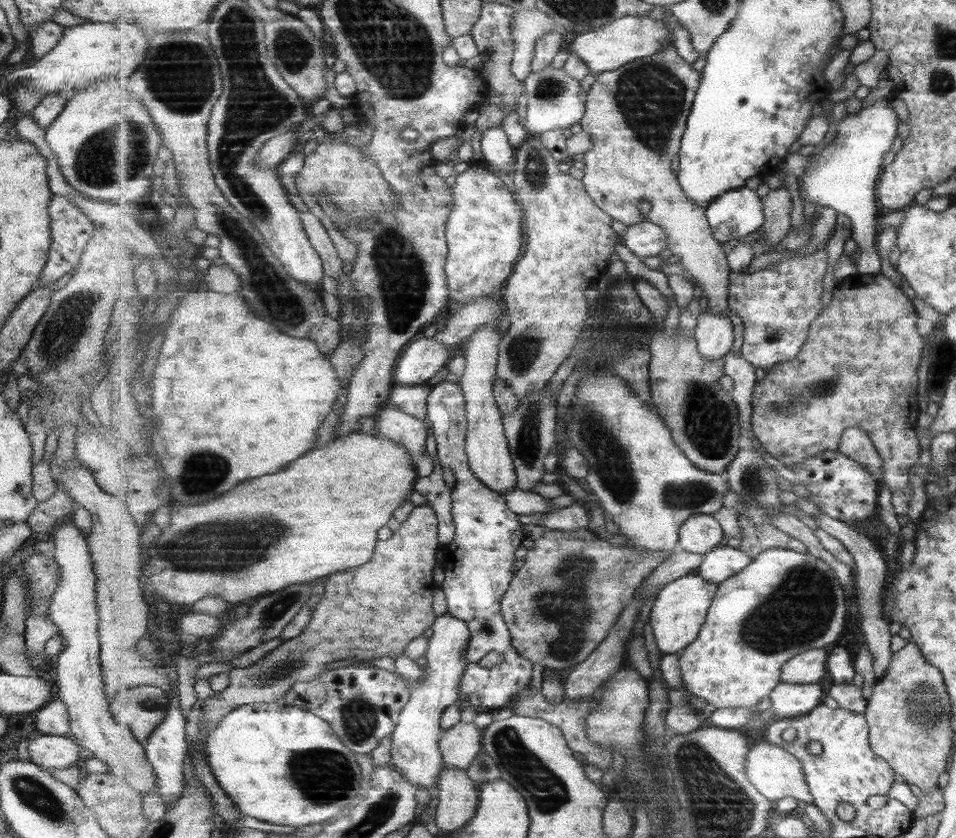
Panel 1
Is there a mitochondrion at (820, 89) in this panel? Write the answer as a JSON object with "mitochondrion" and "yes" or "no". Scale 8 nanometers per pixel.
{"mitochondrion":"no"}

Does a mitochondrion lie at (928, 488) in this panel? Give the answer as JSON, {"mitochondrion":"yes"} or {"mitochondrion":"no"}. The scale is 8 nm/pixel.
{"mitochondrion":"no"}

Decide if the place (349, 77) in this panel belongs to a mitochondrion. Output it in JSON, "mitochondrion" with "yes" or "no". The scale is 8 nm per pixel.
{"mitochondrion":"no"}

